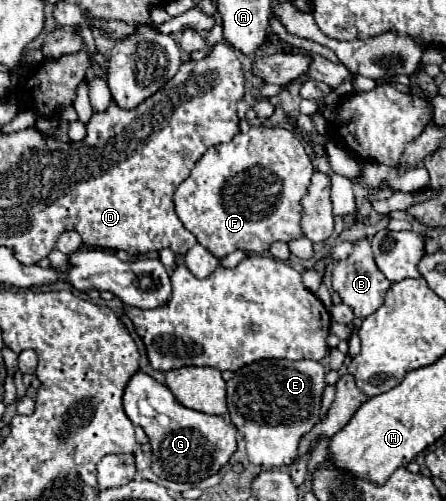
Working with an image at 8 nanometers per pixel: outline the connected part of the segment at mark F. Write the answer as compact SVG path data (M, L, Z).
M251 127L249 133L237 133L229 143L221 143L217 147L211 147L199 161L197 165L193 167L191 175L177 187L175 191L175 209L177 209L177 215L179 219L183 221L183 225L197 237L199 243L203 243L213 255L217 255L219 259L223 259L225 255L233 253L235 249L243 249L247 253L255 253L255 255L261 255L265 253L273 241L291 241L291 239L297 239L297 237L303 237L303 231L299 227L301 223L301 197L307 193L307 187L309 187L309 179L313 175L313 165L311 165L311 159L301 143L301 139L287 131L287 129L281 129L281 127Z

